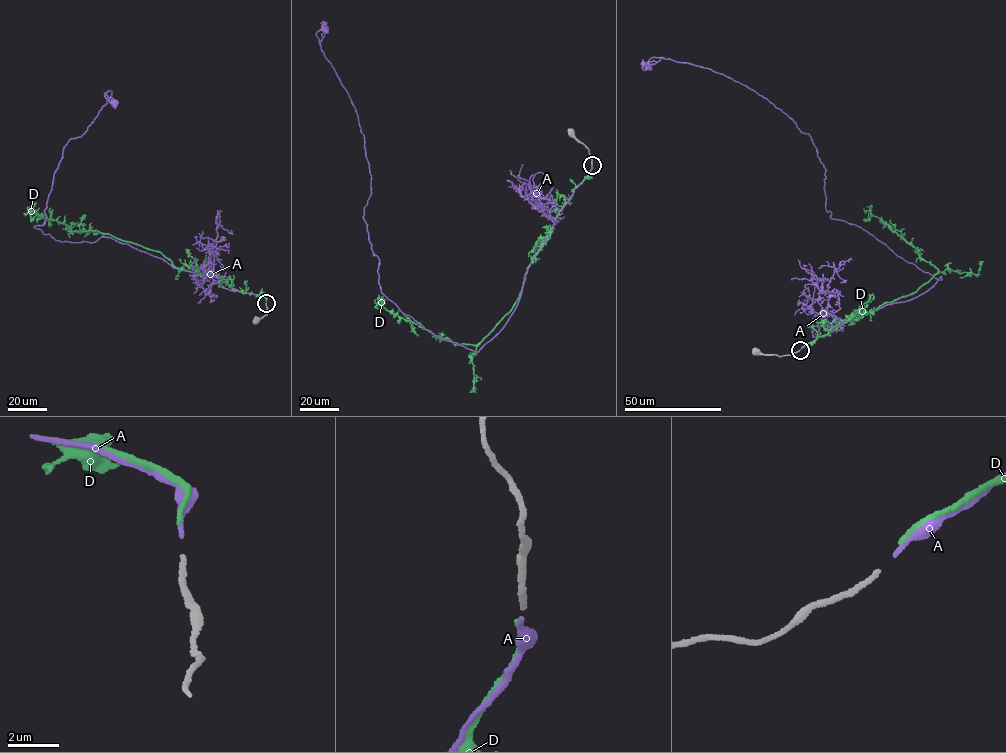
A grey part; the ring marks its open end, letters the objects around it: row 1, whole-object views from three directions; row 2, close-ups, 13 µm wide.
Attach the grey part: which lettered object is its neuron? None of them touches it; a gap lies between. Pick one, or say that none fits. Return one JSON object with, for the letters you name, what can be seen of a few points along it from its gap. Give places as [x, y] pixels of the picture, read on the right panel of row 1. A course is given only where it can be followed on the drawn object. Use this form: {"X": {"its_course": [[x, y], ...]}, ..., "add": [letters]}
{"A": {"its_course": [[801, 348], [919, 296], [941, 277], [830, 218], [811, 137], [767, 99], [668, 58], [644, 70]]}, "add": ["A"]}

